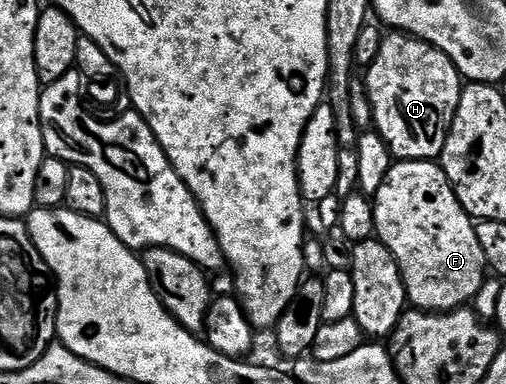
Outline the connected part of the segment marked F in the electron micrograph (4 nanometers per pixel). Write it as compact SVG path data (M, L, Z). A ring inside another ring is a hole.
M407 159L393 164L384 185L373 195L374 229L379 243L390 250L402 274L406 298L419 311L457 311L465 308L488 278L484 249L476 238L475 220L460 205L448 177L437 162Z

